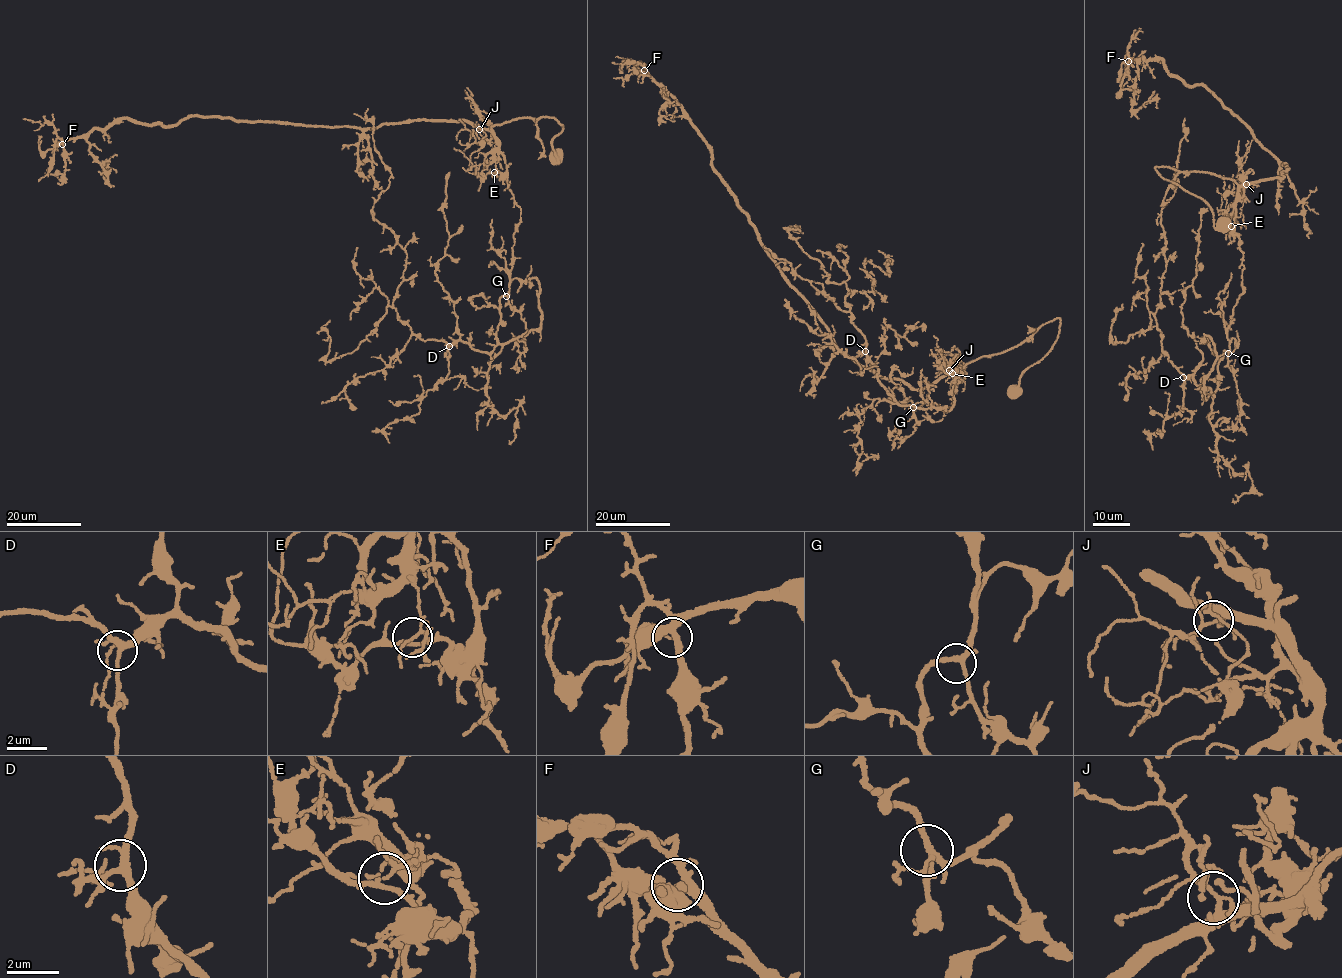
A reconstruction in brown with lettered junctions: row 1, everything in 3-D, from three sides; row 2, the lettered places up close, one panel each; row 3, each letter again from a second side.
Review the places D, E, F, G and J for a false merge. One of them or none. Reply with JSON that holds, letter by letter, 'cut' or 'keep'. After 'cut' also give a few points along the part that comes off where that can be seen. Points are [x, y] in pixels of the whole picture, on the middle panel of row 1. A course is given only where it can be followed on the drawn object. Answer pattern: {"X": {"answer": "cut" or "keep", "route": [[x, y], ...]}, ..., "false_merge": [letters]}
{"D": {"answer": "keep"}, "E": {"answer": "cut", "route": [[952, 373], [943, 409], [893, 403], [879, 382], [845, 300], [875, 292], [867, 261], [890, 275], [878, 250]]}, "F": {"answer": "keep"}, "G": {"answer": "keep"}, "J": {"answer": "keep"}, "false_merge": ["E"]}

